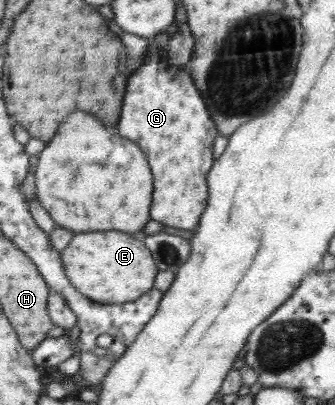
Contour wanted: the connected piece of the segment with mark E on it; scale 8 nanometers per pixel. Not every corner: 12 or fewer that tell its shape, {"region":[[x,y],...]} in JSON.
{"region":[[78,233],[60,256],[72,286],[124,304],[159,272],[144,239]]}

